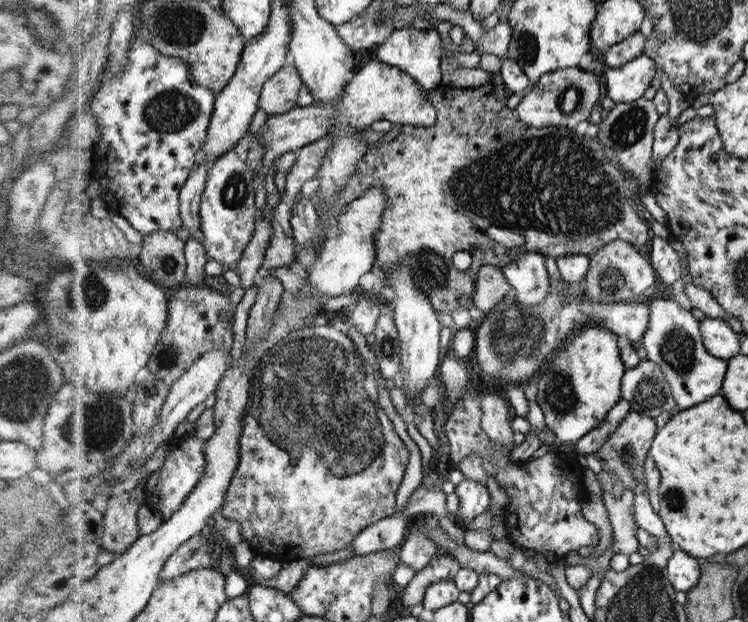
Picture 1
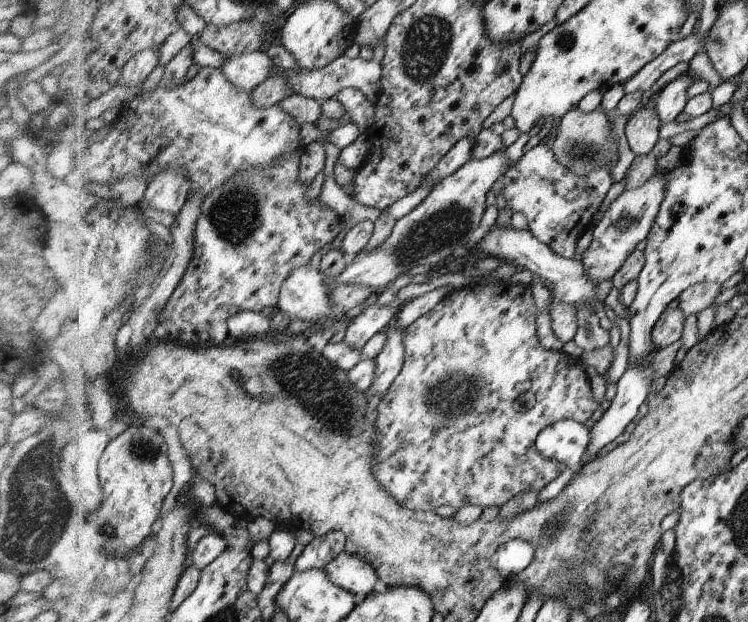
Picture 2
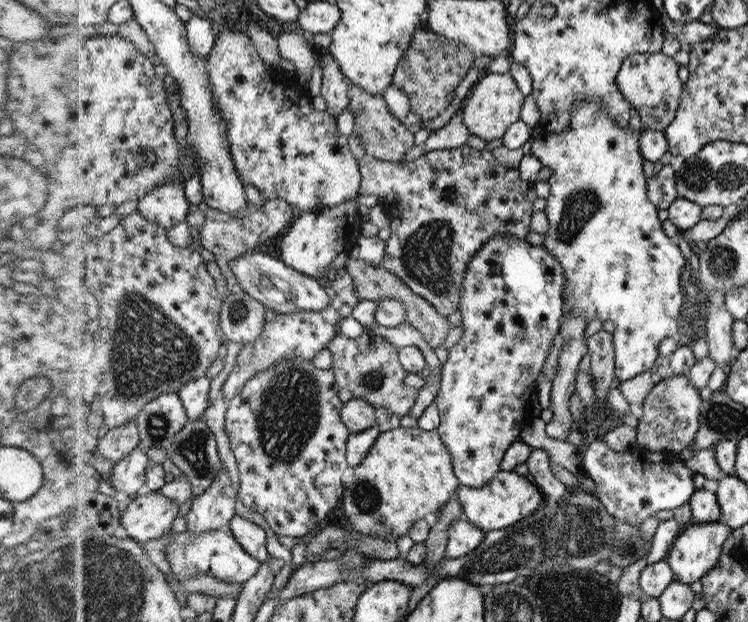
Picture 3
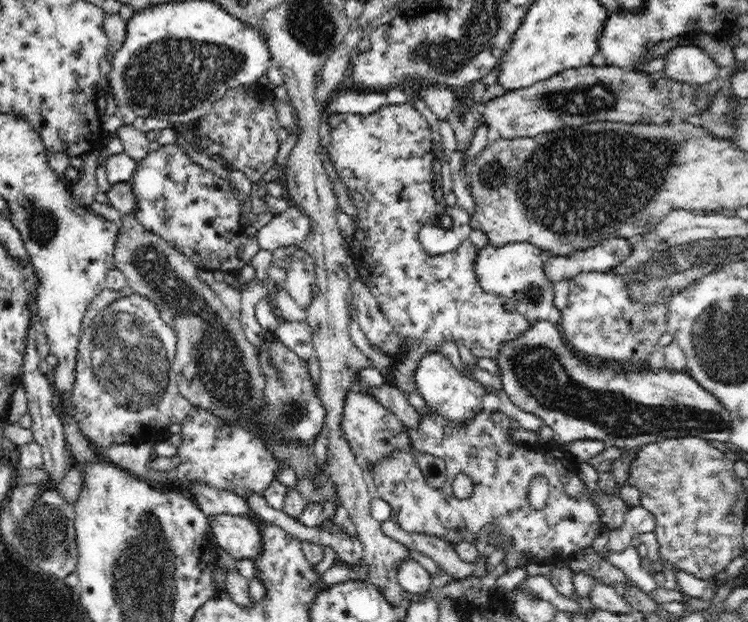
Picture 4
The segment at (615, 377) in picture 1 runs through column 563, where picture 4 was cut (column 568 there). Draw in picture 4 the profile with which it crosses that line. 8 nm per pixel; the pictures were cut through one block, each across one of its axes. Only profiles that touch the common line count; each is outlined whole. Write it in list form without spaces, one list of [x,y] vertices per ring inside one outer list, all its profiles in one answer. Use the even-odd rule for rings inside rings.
[[[536,320],[534,323],[530,322],[530,324],[531,328],[526,334],[520,336],[514,342],[505,343],[499,348],[498,358],[495,359],[498,366],[500,366],[501,375],[498,377],[500,377],[502,388],[506,392],[506,395],[508,395],[510,401],[512,401],[512,404],[518,406],[522,412],[535,414],[543,420],[544,425],[552,427],[552,431],[554,431],[553,439],[562,446],[570,441],[590,439],[600,440],[606,443],[608,447],[621,447],[623,452],[628,452],[635,447],[655,443],[667,438],[696,436],[709,441],[728,440],[730,438],[732,419],[729,412],[724,407],[721,407],[717,403],[716,397],[710,394],[710,392],[705,391],[687,372],[682,370],[680,372],[672,372],[665,367],[660,368],[658,371],[651,370],[651,368],[647,367],[632,368],[631,371],[621,371],[619,368],[592,368],[576,358],[575,353],[567,347],[567,344],[564,344],[562,332],[552,322],[548,320]]]

